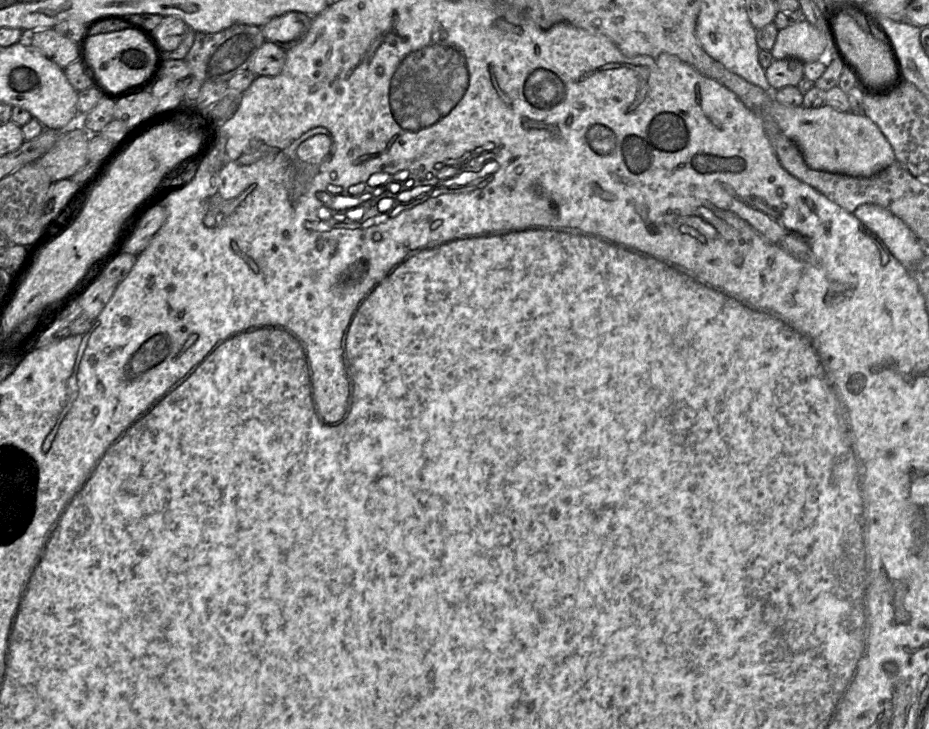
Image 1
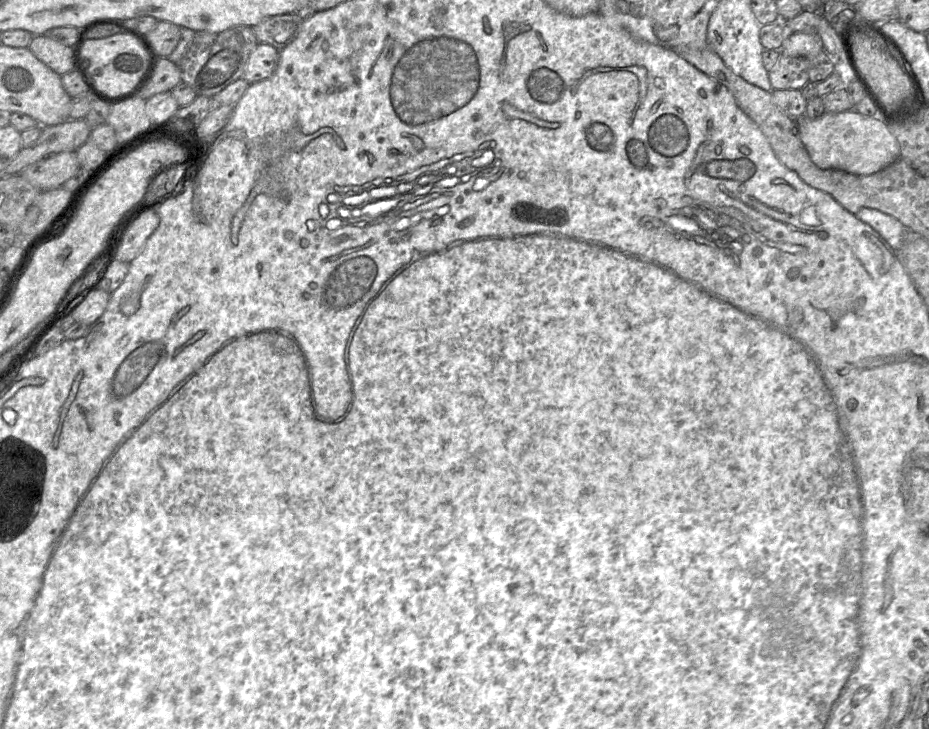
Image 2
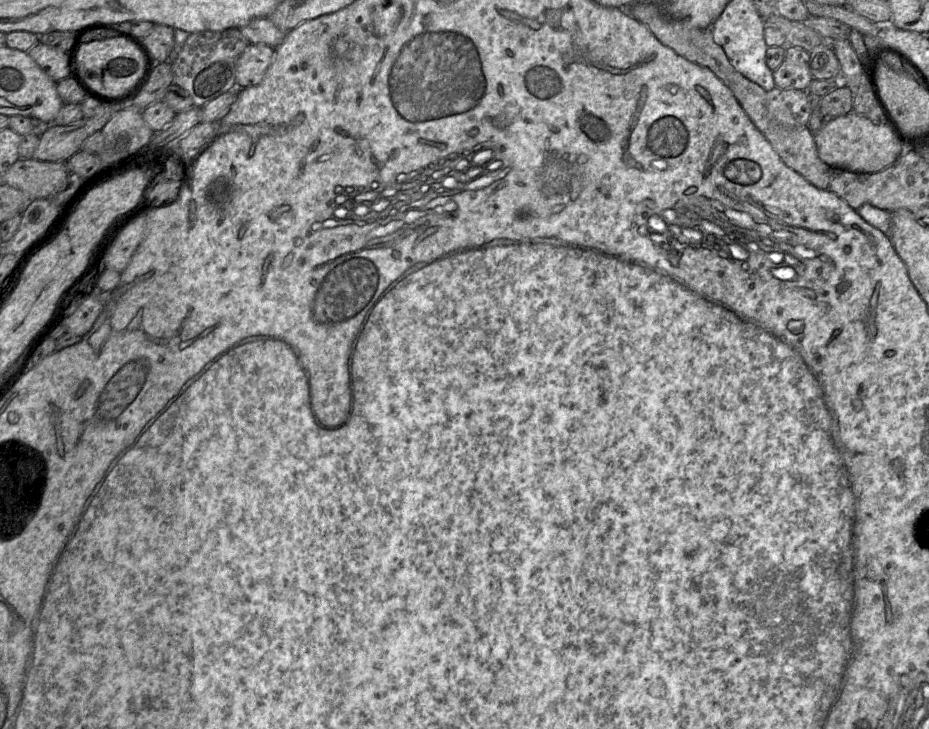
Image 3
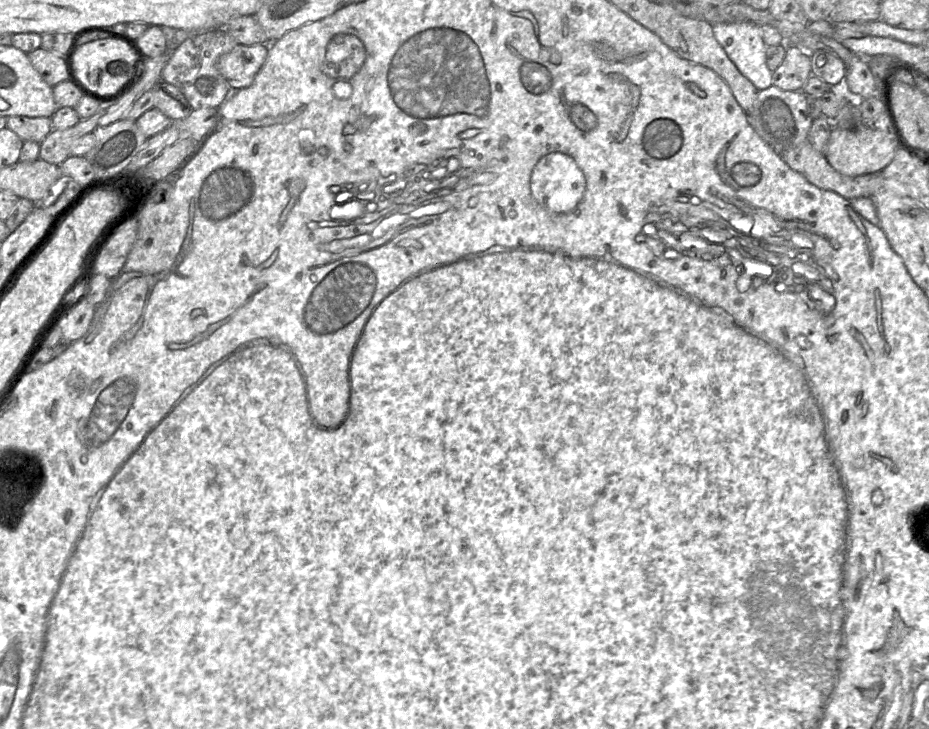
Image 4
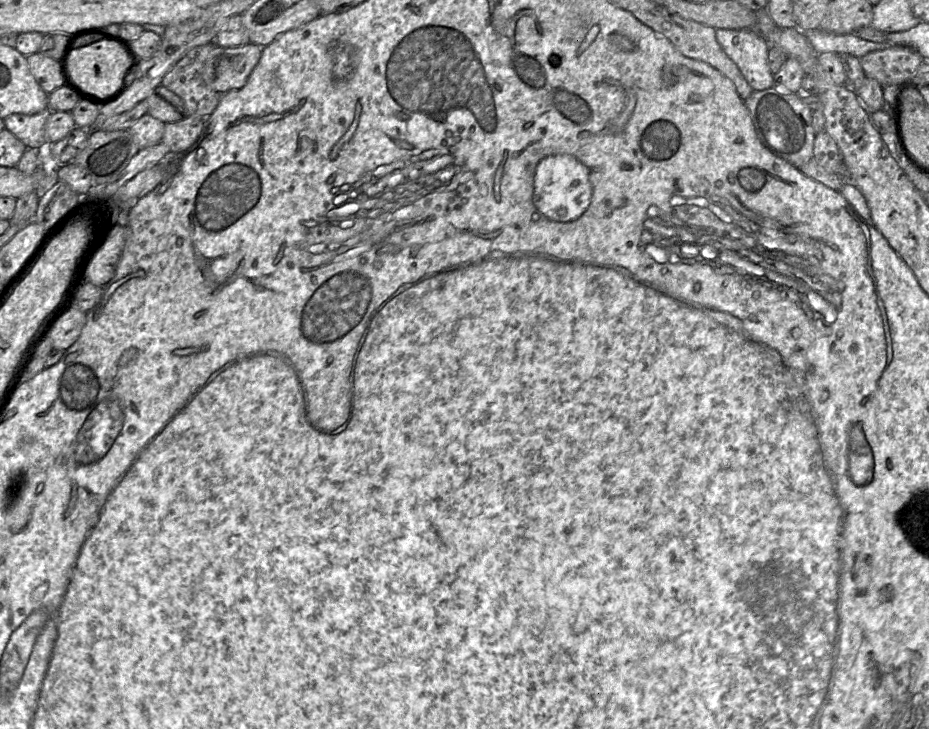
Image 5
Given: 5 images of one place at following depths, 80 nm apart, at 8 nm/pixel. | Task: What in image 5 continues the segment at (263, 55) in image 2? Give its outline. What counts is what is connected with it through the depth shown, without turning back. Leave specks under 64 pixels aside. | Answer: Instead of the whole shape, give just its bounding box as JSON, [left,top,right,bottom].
[202,43,263,94]

